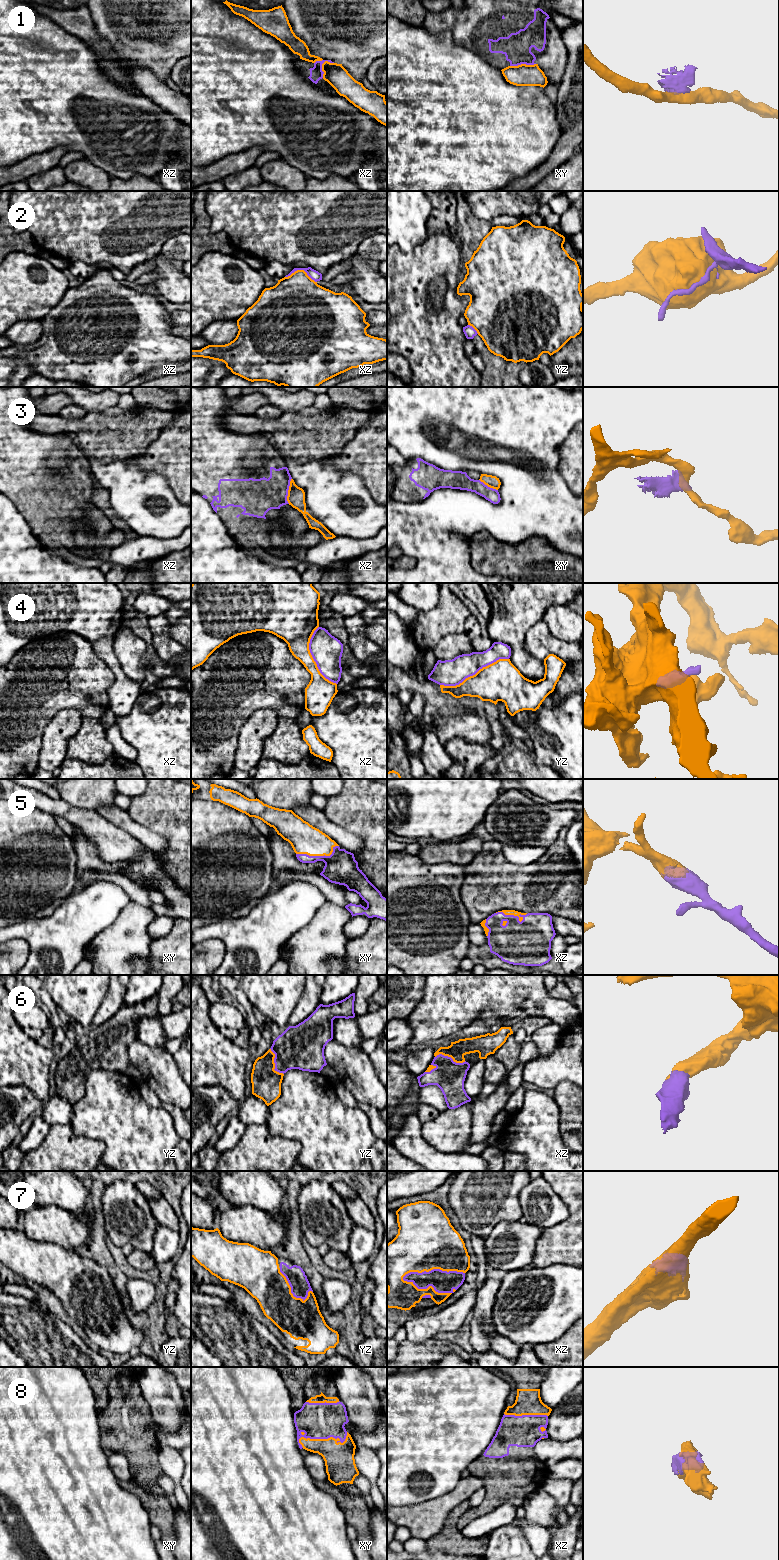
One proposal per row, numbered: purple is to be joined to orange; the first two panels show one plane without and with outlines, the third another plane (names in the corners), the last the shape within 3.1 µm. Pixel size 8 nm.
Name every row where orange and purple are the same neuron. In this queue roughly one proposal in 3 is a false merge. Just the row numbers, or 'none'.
5, 6, 7, 8

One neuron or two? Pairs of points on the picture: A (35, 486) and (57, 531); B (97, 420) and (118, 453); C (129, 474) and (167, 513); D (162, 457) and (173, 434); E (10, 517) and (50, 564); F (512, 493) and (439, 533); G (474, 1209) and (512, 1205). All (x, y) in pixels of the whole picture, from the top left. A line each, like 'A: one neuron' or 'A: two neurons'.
A: one neuron
B: one neuron
C: one neuron
D: one neuron
E: one neuron
F: one neuron
G: one neuron

